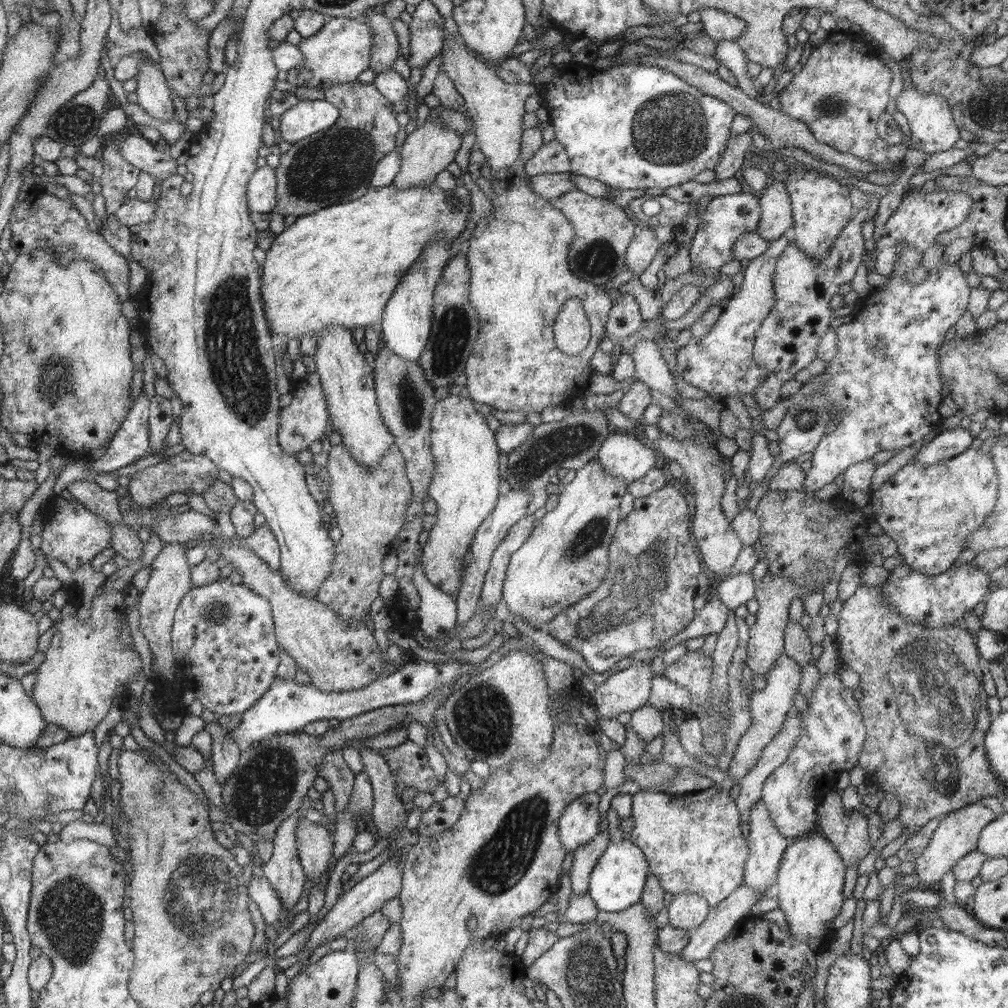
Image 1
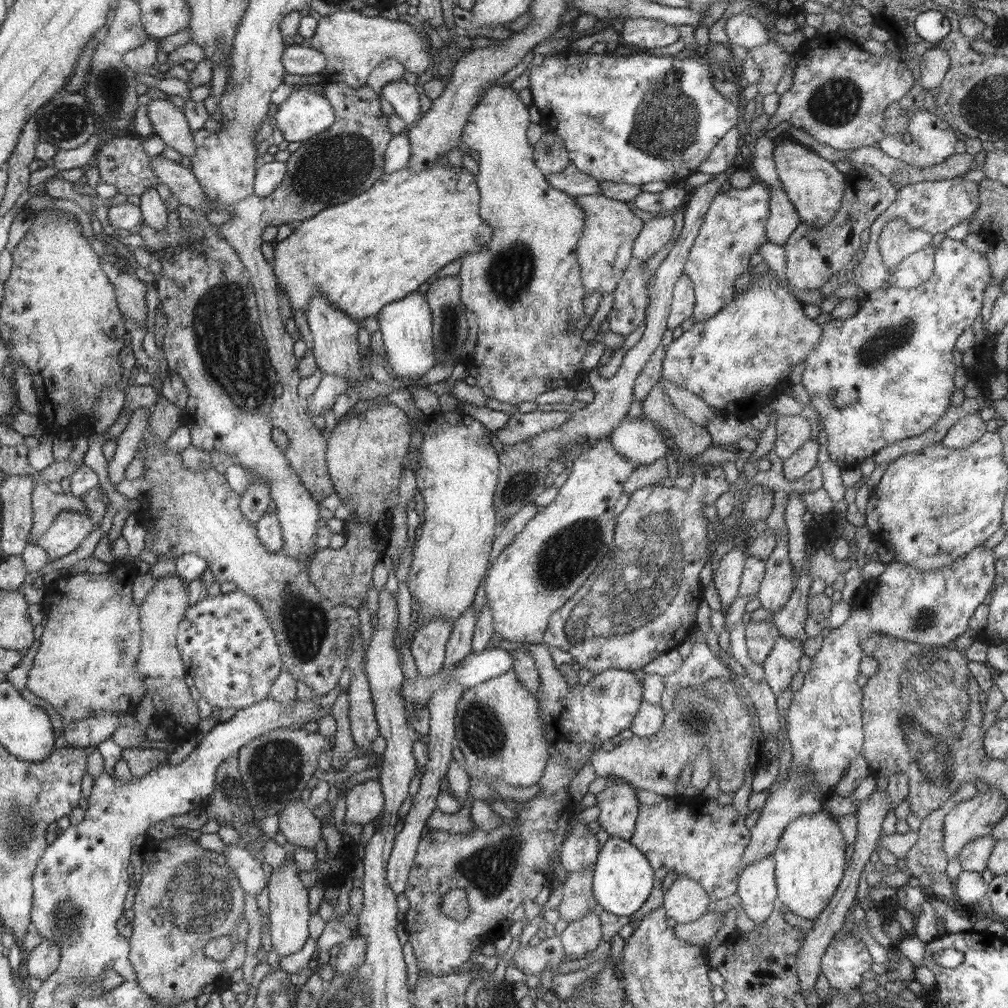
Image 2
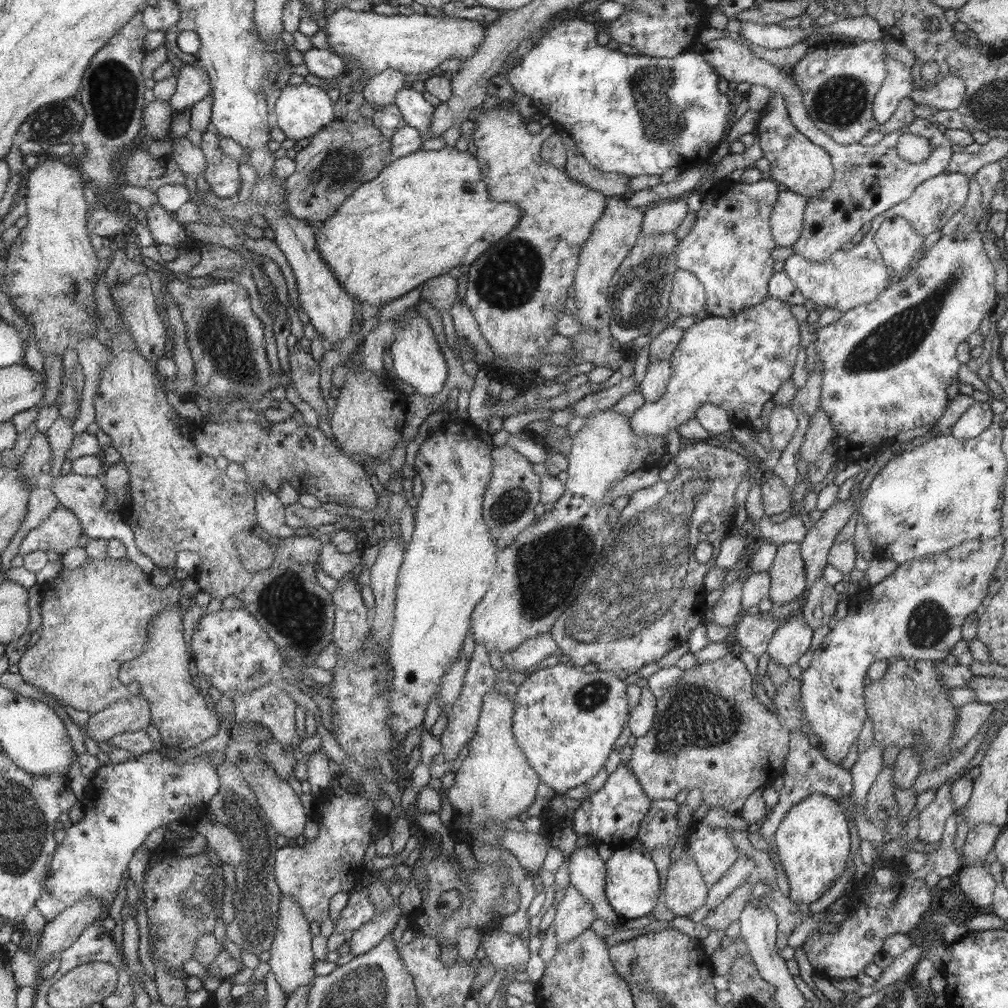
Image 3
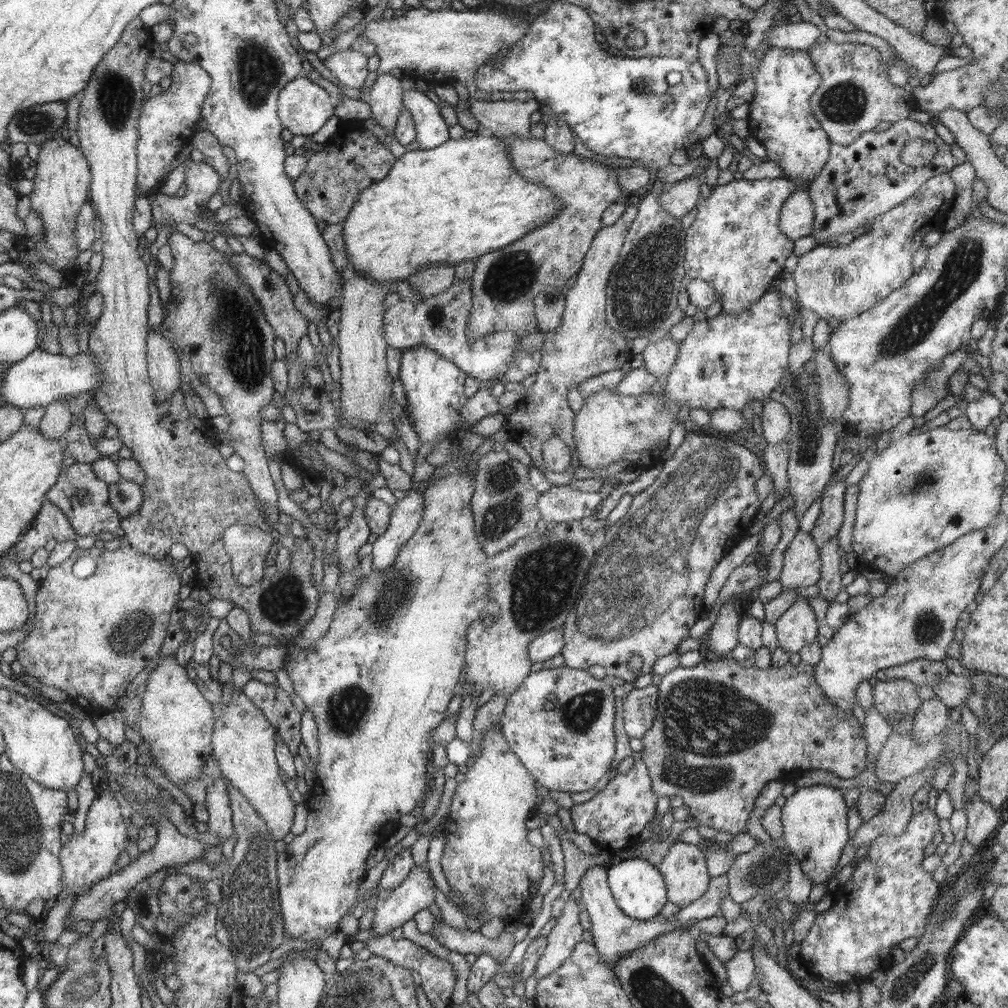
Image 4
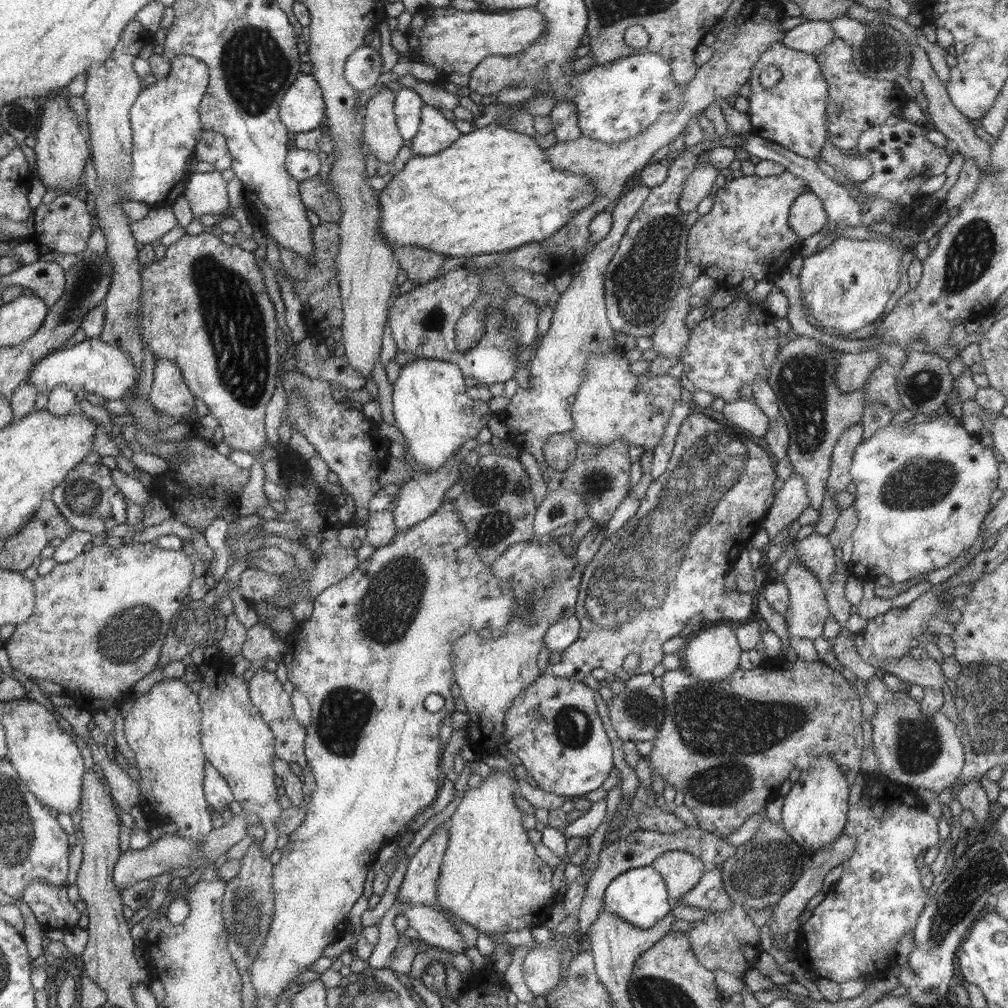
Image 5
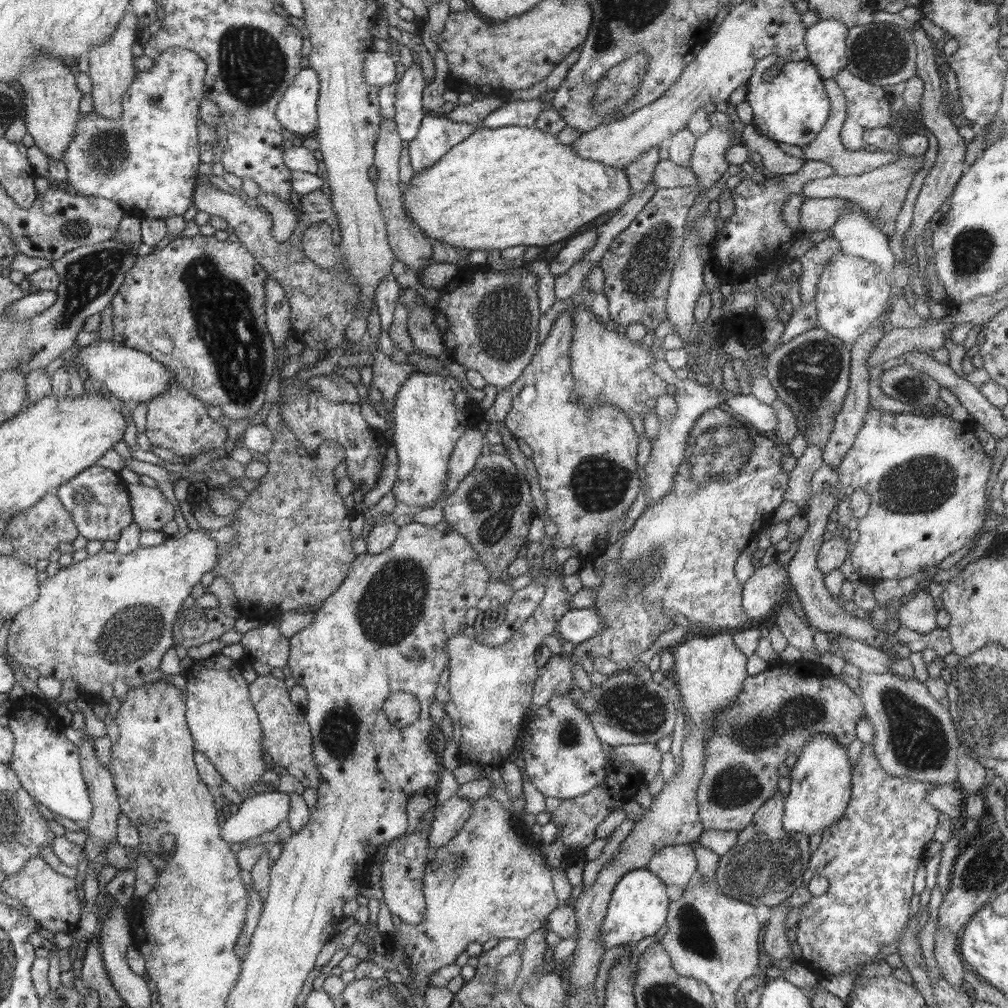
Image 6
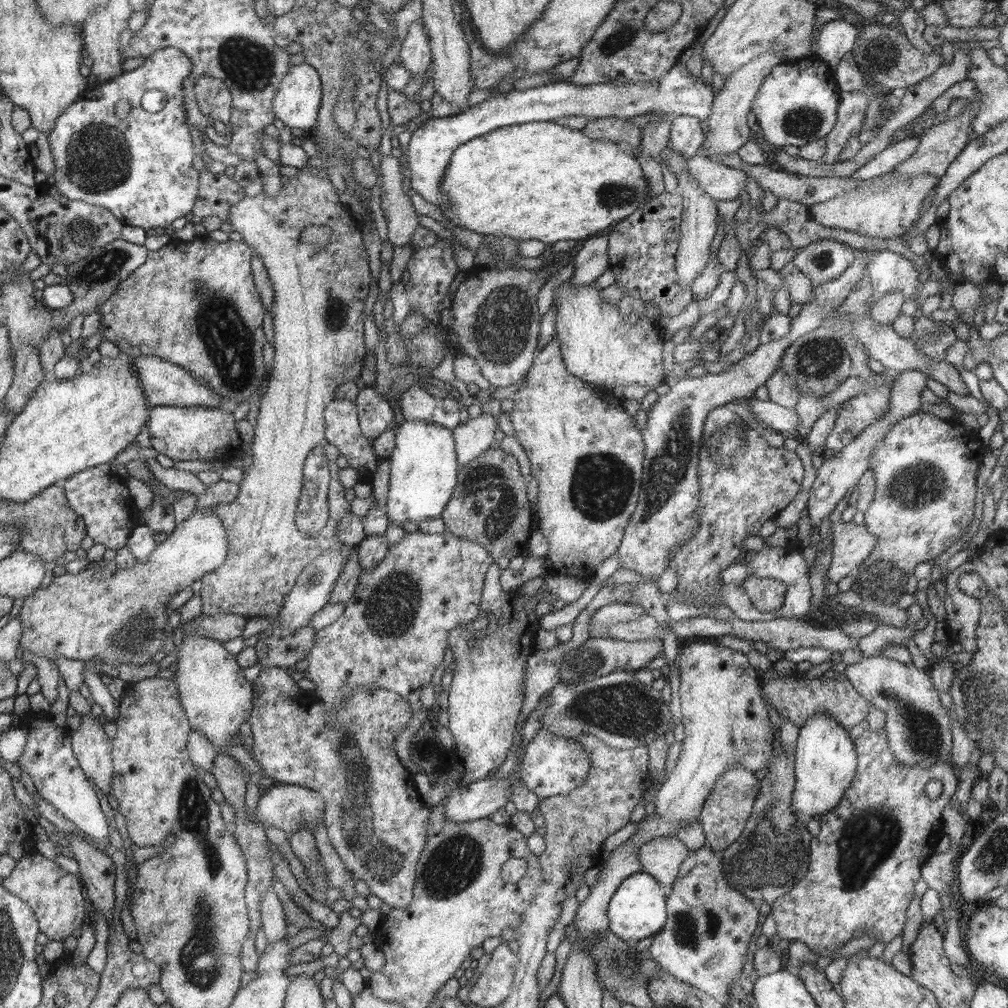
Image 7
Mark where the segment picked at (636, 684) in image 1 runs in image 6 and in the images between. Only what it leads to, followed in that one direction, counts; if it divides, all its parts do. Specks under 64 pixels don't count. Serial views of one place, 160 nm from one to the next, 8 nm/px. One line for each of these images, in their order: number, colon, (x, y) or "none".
2: (576, 719)
3: (566, 721)
4: (560, 722)
5: (554, 728)
6: (565, 758)

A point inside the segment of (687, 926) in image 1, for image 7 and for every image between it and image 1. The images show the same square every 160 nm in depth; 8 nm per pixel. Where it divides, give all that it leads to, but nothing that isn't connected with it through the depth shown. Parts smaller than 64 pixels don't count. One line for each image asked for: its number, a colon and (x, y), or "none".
2: (686, 901)
3: (686, 890)
4: (685, 867)
5: (682, 870)
6: (675, 864)
7: (662, 857)

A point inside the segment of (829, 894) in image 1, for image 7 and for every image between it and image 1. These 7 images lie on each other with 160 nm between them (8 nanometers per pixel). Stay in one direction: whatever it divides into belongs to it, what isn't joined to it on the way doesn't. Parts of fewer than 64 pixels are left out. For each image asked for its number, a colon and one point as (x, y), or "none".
2: (810, 861)
3: (813, 841)
4: (814, 819)
5: (814, 813)
6: (820, 789)
7: (825, 762)

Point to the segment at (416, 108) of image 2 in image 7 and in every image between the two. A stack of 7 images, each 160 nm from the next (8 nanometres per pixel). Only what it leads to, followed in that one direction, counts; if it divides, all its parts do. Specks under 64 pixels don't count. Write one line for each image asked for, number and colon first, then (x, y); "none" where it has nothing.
3: (418, 113)
4: (432, 131)
5: (435, 134)
6: (436, 136)
7: (432, 146)

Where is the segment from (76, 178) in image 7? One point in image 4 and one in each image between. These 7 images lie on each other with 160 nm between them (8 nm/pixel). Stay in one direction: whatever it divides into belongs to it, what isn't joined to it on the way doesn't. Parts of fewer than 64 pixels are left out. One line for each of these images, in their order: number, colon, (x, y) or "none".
4: (168, 122)
5: (167, 127)
6: (147, 162)

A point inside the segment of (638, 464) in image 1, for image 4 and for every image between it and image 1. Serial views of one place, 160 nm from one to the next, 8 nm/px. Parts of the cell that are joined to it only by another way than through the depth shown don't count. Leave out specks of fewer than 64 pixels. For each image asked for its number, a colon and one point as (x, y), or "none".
2: (632, 438)
3: (738, 363)
4: (726, 362)

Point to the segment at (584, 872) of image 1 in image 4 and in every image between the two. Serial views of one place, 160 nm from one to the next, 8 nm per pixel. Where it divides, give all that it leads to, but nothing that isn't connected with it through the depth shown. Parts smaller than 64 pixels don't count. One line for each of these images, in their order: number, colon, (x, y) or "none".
2: (578, 900)
3: (574, 914)
4: (567, 933)

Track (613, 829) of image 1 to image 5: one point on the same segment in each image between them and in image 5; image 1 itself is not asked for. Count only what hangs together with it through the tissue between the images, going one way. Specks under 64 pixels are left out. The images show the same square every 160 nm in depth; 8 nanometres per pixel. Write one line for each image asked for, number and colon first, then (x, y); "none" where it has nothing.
2: (623, 877)
3: (632, 887)
4: (638, 887)
5: (638, 895)

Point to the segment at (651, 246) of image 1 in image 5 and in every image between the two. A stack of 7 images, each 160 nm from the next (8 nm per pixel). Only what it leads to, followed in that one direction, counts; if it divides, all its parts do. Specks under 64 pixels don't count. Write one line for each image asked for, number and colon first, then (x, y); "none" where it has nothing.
2: (657, 232)
3: (666, 216)
4: (682, 197)
5: (699, 185)

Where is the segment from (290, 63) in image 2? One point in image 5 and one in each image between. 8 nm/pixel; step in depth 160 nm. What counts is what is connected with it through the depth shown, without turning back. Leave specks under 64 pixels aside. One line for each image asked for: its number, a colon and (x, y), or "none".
3: (323, 63)
4: (351, 68)
5: (363, 68)

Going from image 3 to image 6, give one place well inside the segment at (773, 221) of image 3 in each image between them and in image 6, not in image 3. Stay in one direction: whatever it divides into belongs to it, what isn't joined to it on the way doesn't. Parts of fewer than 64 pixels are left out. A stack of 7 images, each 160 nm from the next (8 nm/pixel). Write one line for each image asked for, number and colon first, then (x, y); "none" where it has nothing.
4: (796, 219)
5: (807, 216)
6: (820, 214)

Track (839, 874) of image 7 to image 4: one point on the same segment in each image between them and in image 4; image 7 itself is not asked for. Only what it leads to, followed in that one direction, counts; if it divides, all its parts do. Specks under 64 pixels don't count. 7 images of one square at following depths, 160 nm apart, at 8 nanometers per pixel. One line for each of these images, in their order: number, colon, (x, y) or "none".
4: (851, 939)
5: (852, 934)
6: (870, 857)

